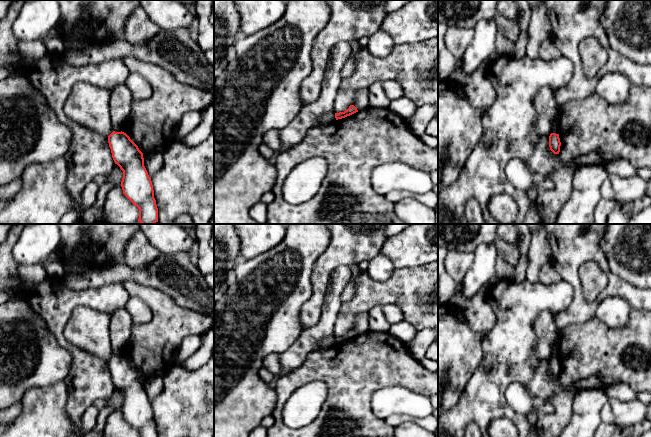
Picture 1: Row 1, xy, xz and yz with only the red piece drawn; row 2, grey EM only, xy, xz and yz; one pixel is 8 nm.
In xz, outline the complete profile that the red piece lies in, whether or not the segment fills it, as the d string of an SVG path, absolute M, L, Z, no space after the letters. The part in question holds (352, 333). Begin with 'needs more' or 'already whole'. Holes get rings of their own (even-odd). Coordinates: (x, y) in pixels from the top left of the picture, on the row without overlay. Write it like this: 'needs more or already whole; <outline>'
already whole; M350 329L349 332L345 334L344 336L335 337L335 342L336 344L342 343L356 336L358 336L357 332L354 329Z

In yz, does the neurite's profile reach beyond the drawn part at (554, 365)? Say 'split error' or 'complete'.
complete

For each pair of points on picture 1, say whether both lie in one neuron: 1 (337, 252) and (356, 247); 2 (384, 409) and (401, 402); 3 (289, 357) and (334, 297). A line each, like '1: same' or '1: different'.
1: same
2: same
3: same

